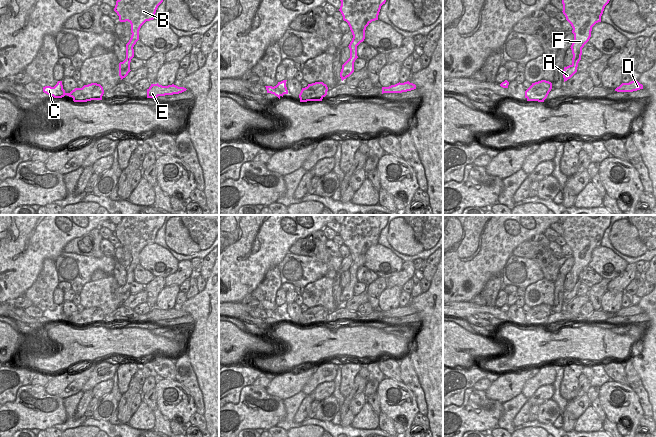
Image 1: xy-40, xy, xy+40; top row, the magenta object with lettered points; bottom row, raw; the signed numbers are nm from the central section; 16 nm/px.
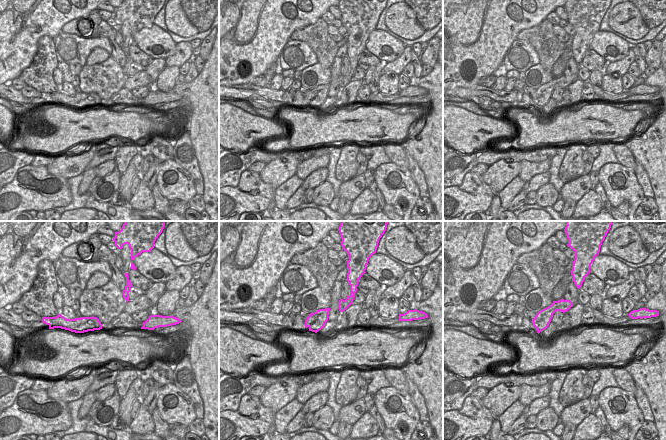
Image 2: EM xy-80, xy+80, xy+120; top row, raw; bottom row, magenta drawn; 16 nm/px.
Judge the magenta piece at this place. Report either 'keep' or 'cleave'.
cleave

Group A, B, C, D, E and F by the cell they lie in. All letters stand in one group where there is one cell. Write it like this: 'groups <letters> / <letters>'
groups A B F / C D E

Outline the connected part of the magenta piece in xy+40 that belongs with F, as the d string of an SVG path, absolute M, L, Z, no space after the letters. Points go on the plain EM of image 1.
M567 215L562 222L563 238L571 248L574 265L571 269L572 288L564 291L564 306L576 296L581 284L582 272L591 261L592 251L601 246L605 230L609 227L612 215Z

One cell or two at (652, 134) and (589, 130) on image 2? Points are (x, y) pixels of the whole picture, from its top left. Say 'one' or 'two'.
two

